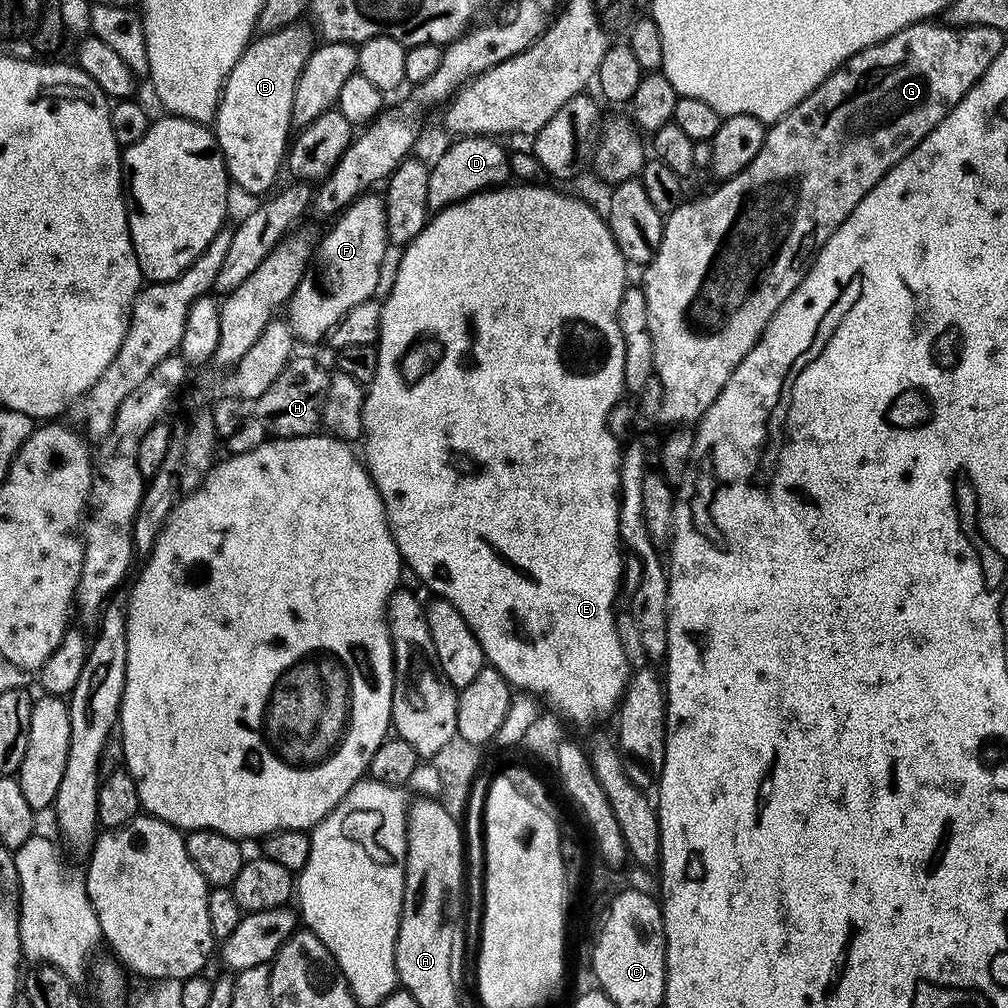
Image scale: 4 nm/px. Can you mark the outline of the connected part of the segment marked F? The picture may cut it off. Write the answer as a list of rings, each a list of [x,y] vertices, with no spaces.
[[[379,195],[357,197],[335,217],[332,229],[315,245],[314,255],[298,282],[292,299],[286,305],[286,319],[297,341],[316,344],[325,339],[328,331],[354,306],[373,299],[380,284],[380,267],[384,251],[390,248],[386,234],[384,201]]]

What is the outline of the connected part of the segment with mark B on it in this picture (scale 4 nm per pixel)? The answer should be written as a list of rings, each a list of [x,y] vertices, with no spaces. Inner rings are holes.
[[[293,26],[257,35],[245,48],[238,62],[234,62],[234,70],[230,70],[224,83],[220,105],[216,108],[214,135],[216,141],[220,143],[220,153],[223,154],[224,164],[228,168],[229,181],[235,187],[237,184],[244,192],[267,193],[273,187],[271,184],[275,182],[276,175],[282,172],[282,165],[290,147],[290,133],[294,128],[292,123],[294,90],[298,86],[302,66],[306,66],[306,58],[314,47],[313,33],[307,27],[306,29],[300,27]]]

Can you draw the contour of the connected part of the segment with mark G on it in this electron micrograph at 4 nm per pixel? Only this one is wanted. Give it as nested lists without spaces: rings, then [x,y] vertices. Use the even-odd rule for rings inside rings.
[[[921,22],[898,30],[898,34],[851,56],[839,70],[830,73],[805,100],[798,102],[794,110],[790,110],[781,120],[771,125],[765,131],[762,150],[754,154],[754,162],[747,164],[737,176],[717,183],[717,188],[709,196],[700,196],[697,200],[689,199],[663,217],[661,244],[657,248],[656,256],[643,269],[642,287],[646,298],[646,314],[650,322],[650,338],[654,342],[654,372],[664,388],[664,401],[677,425],[692,426],[695,420],[700,420],[703,416],[705,419],[711,413],[712,404],[718,394],[722,394],[730,374],[734,374],[742,358],[746,358],[746,354],[750,354],[752,347],[760,340],[778,306],[782,306],[782,302],[786,302],[786,298],[790,298],[790,294],[794,294],[794,290],[802,283],[816,253],[828,241],[830,234],[834,234],[834,230],[842,226],[844,219],[852,213],[854,206],[858,206],[858,202],[862,202],[862,198],[866,198],[872,187],[895,164],[902,162],[902,158],[906,158],[906,154],[910,154],[910,150],[914,150],[914,146],[918,146],[918,142],[922,142],[922,138],[926,138],[926,134],[930,134],[930,130],[934,130],[938,122],[942,122],[942,118],[946,118],[946,114],[950,114],[950,110],[958,106],[958,102],[962,102],[970,86],[974,86],[974,82],[978,82],[982,74],[986,74],[990,62],[998,58],[1005,43],[1005,33],[981,24],[953,28],[943,22]]]

